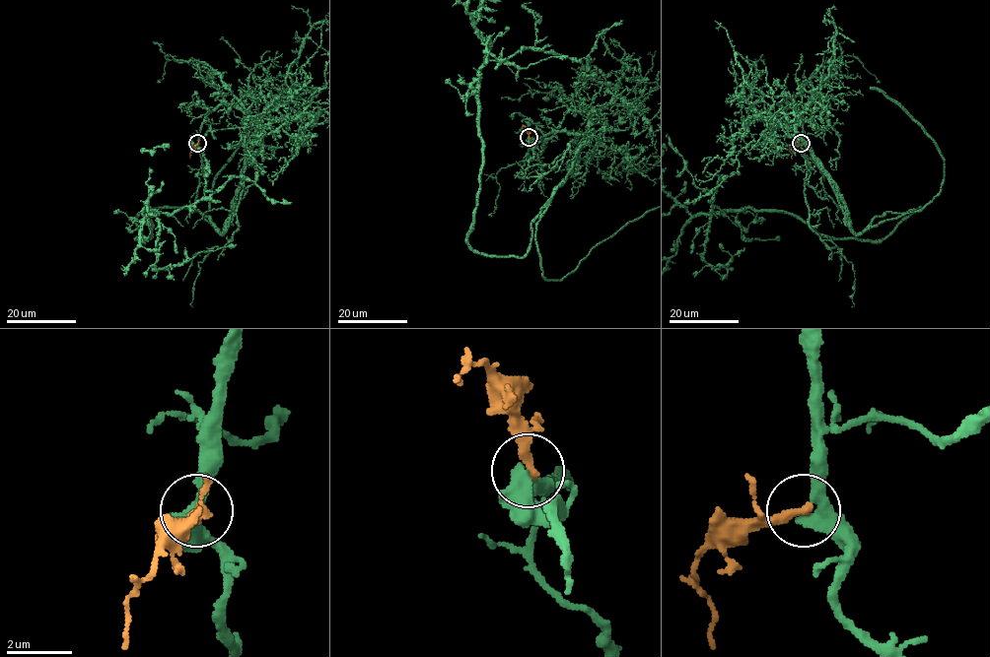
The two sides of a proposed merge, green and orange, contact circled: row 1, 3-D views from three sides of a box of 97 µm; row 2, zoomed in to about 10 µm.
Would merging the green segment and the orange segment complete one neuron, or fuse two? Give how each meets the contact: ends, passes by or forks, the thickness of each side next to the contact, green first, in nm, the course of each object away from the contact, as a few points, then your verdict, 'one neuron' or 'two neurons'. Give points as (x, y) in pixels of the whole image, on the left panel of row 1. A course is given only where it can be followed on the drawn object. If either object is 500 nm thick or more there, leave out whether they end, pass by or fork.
green passes by; orange ends there; 440 nm thick on the green side, 320 nm on the other; green runs (197, 144), (221, 105), (253, 120), (222, 233), (206, 214), (247, 134), (300, 95); orange runs (198, 144), (190, 159); one neuron

